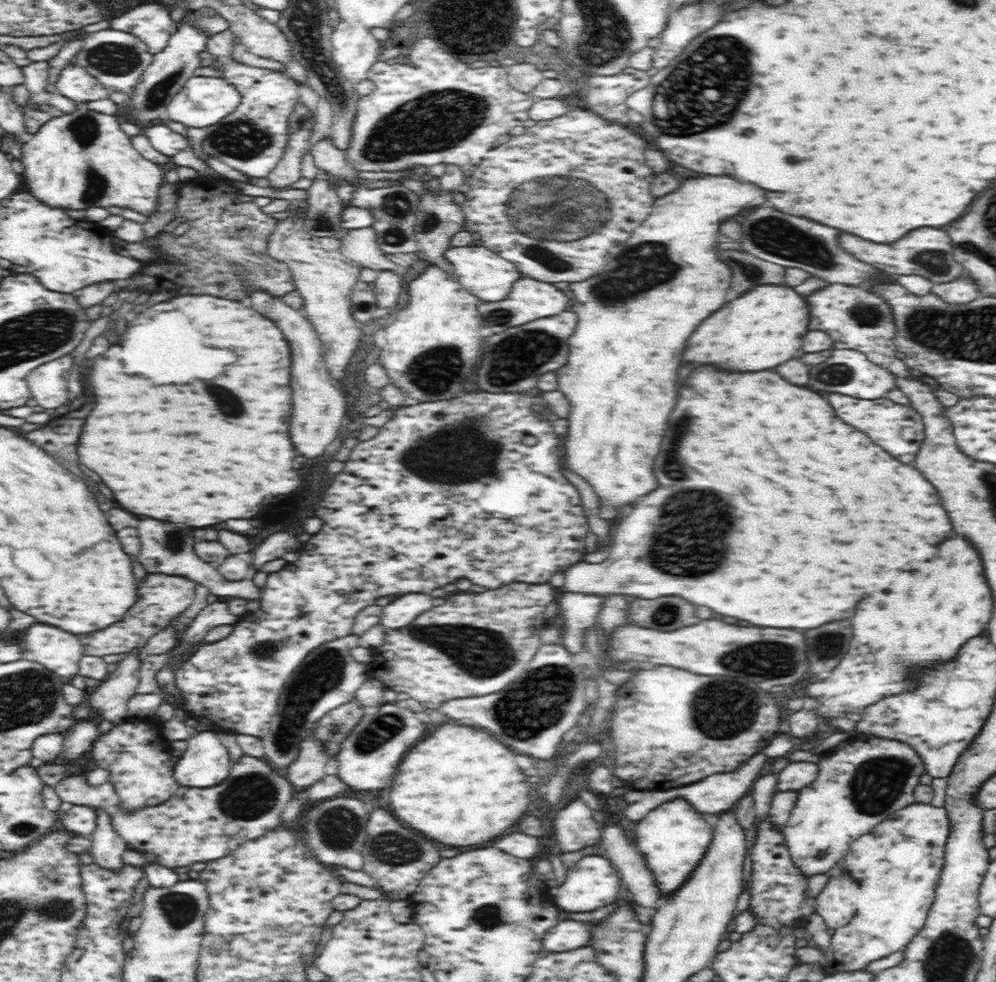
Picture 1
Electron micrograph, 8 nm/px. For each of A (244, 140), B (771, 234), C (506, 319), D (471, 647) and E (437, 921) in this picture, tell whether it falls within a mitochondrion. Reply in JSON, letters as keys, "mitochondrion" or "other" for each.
{"A":"mitochondrion","B":"mitochondrion","C":"mitochondrion","D":"mitochondrion","E":"other"}

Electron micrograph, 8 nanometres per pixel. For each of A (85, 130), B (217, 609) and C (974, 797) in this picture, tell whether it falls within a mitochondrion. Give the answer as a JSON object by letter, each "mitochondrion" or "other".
{"A":"mitochondrion","B":"other","C":"other"}

